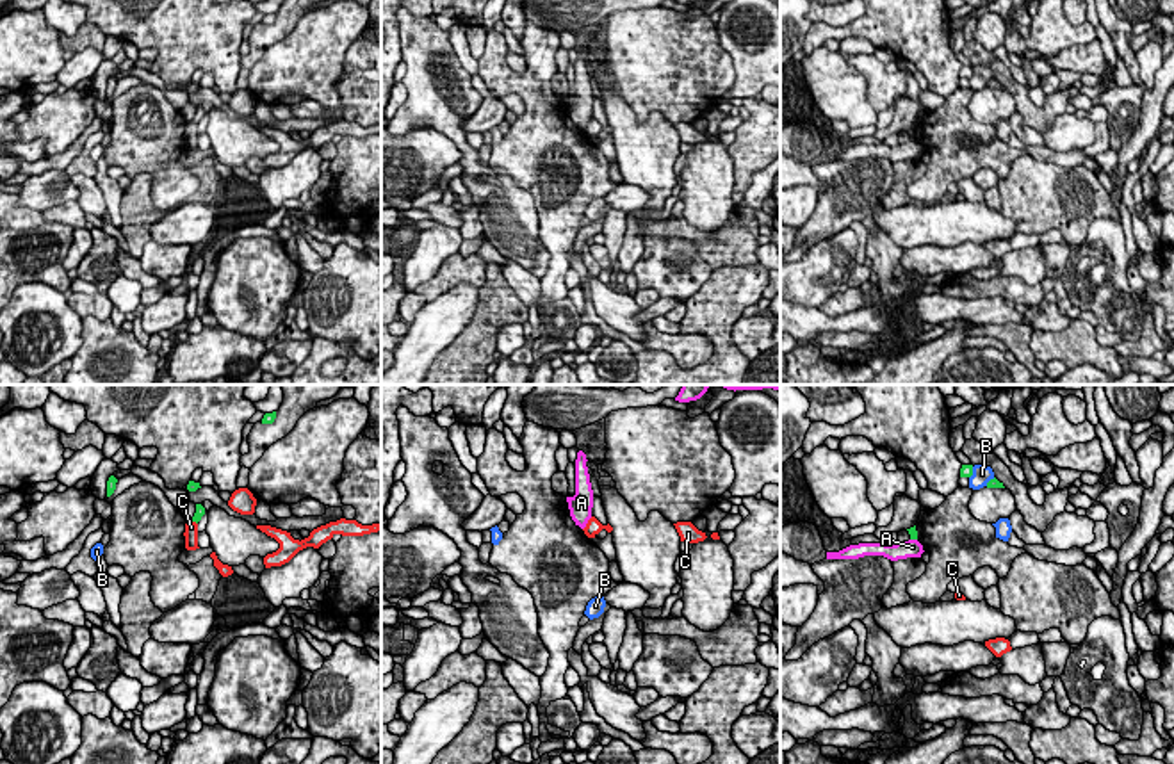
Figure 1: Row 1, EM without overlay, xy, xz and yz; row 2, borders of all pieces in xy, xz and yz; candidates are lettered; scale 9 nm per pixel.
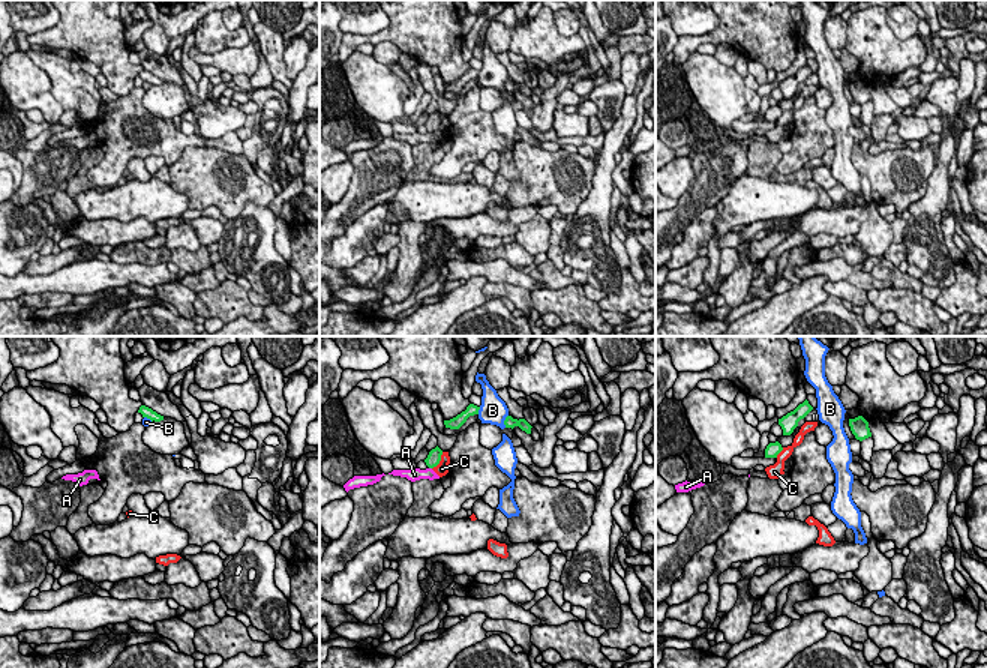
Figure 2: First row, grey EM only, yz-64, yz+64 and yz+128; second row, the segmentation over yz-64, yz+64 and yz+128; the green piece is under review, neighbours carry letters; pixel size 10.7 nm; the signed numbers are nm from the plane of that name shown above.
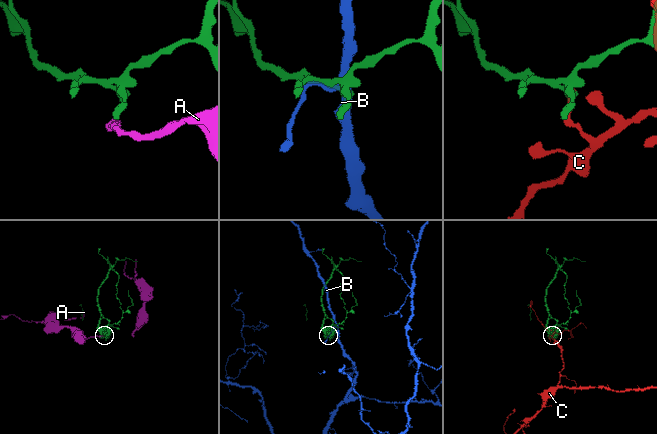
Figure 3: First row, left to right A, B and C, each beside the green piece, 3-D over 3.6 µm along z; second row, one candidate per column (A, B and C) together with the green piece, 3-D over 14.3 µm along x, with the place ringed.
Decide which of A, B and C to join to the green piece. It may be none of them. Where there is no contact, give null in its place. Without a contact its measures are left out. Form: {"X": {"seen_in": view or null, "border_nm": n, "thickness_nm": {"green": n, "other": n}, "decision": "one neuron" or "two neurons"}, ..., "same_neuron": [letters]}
{"A": {"seen_in": "yz", "border_nm": 70, "thickness_nm": {"green": 70, "other": 160}, "decision": "two neurons"}, "B": {"seen_in": "yz", "border_nm": 120, "thickness_nm": {"green": 120, "other": 180}, "decision": "two neurons"}, "C": {"seen_in": "xy", "border_nm": 70, "thickness_nm": {"green": 90, "other": 130}, "decision": "two neurons"}, "same_neuron": []}

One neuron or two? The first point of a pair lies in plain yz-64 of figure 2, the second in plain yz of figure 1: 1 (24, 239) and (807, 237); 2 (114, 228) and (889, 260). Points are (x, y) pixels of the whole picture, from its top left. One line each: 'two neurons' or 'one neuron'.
1: two neurons
2: two neurons

